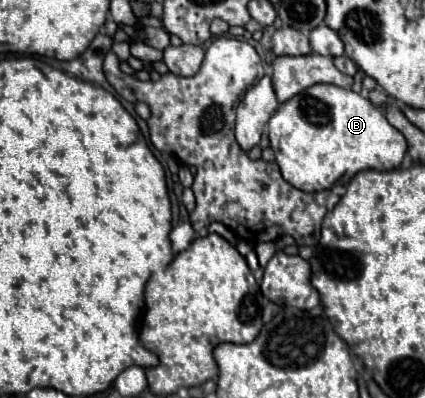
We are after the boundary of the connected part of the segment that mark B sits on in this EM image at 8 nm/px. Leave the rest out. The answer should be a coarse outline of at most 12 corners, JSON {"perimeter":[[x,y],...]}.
{"perimeter":[[314,84],[270,148],[304,192],[394,170],[406,140],[362,94]]}

